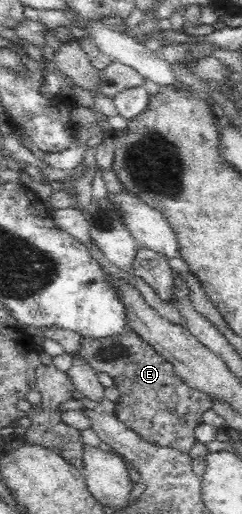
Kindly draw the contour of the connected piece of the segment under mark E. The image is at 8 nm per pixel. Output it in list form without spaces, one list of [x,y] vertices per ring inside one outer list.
[[[128,330],[97,339],[82,337],[77,354],[96,373],[106,373],[114,379],[114,386],[120,391],[114,415],[120,423],[155,446],[186,453],[191,450],[197,441],[194,430],[202,424],[204,412],[212,409],[212,399],[182,381],[174,373],[173,365],[138,333]]]

